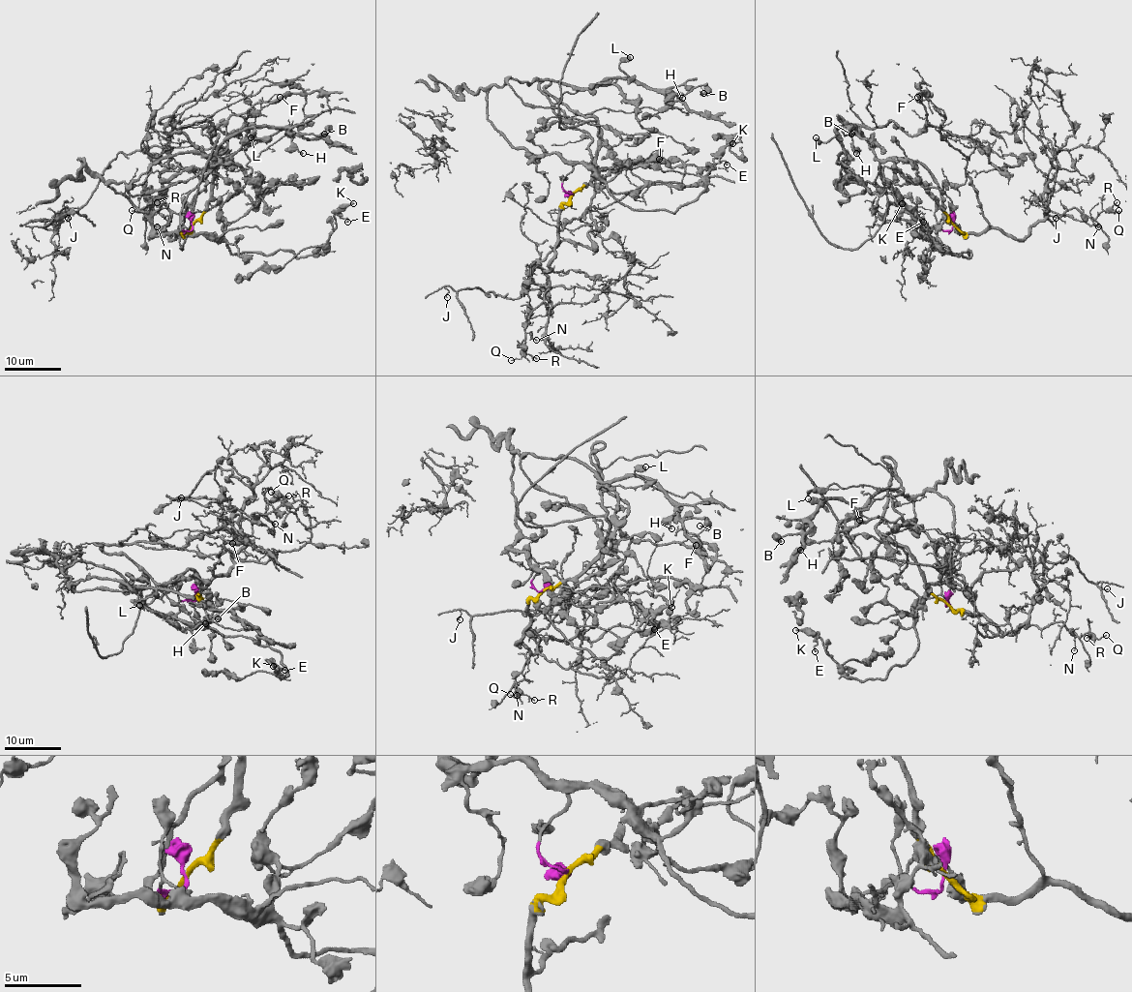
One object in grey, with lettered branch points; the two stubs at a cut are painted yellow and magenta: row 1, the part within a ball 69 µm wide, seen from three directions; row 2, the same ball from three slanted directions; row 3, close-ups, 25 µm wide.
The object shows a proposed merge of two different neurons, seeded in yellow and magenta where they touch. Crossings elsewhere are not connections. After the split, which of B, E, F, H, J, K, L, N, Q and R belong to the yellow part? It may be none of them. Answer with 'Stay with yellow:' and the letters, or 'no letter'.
Stay with yellow: F, J, N, Q, R

